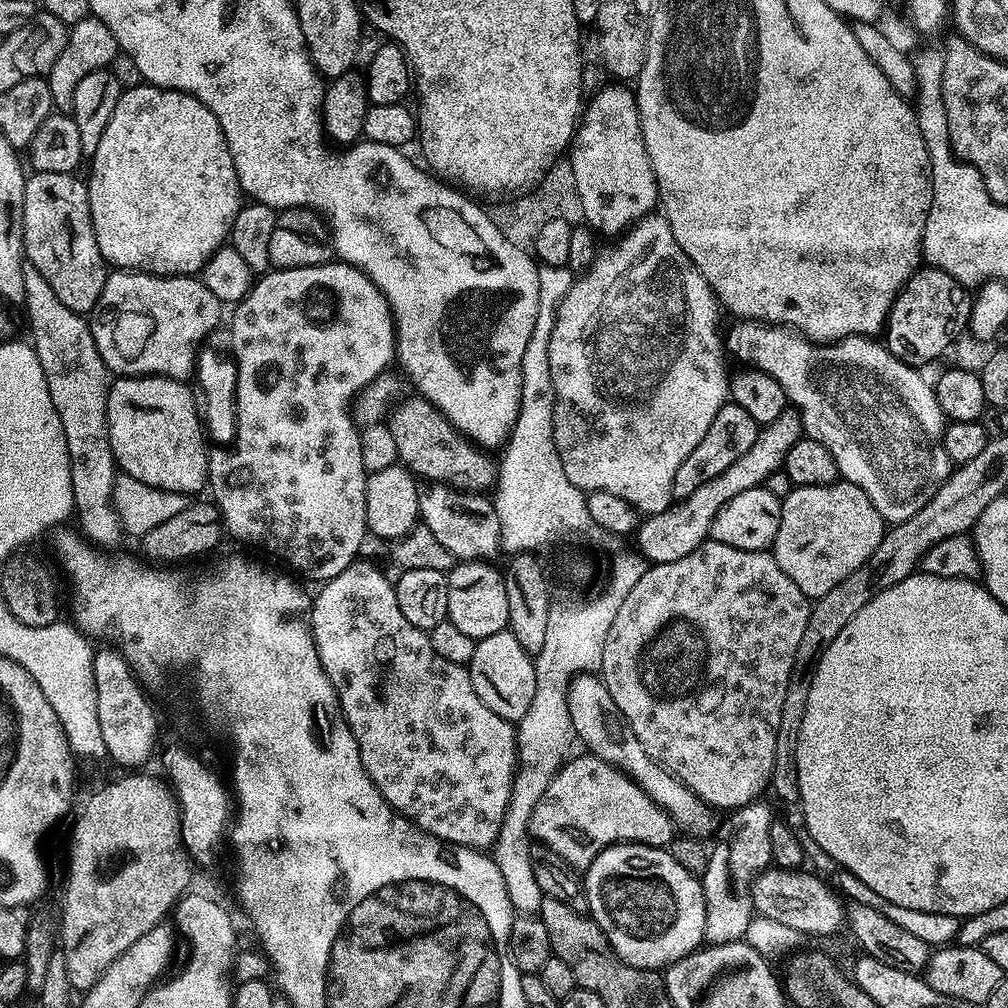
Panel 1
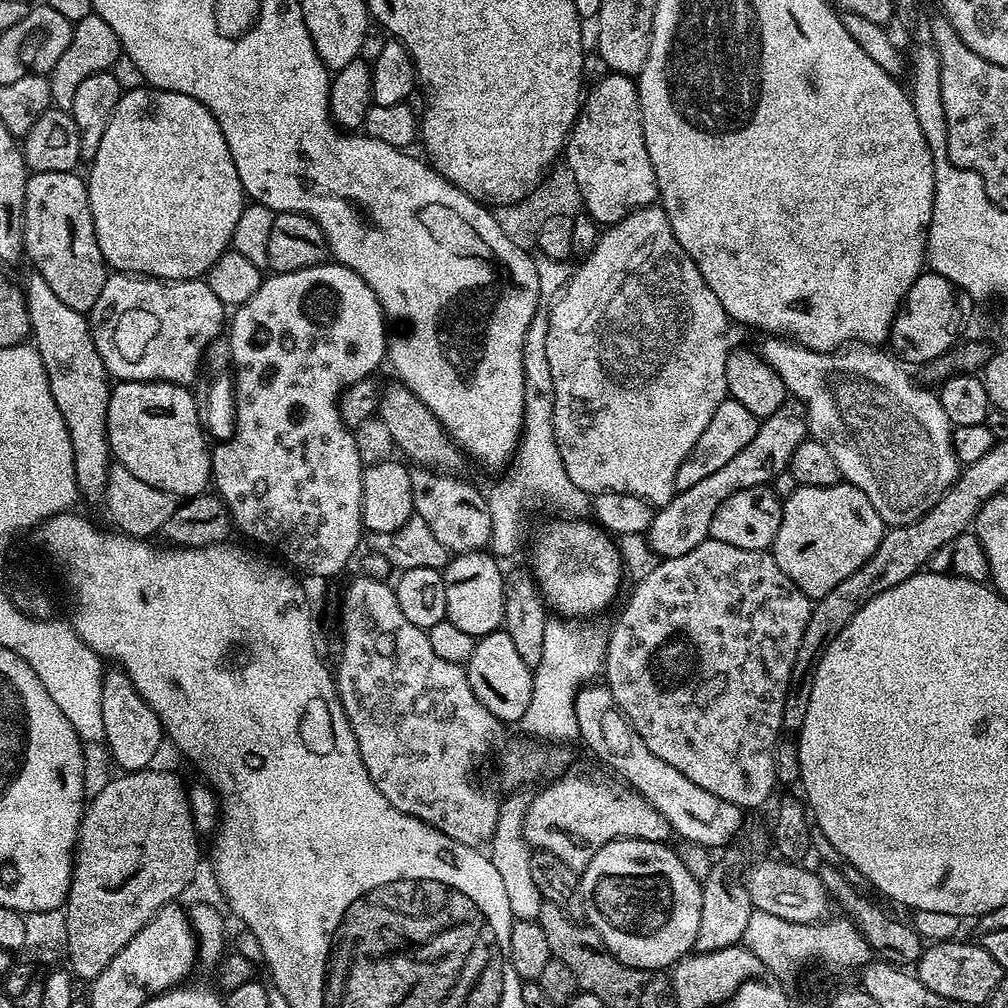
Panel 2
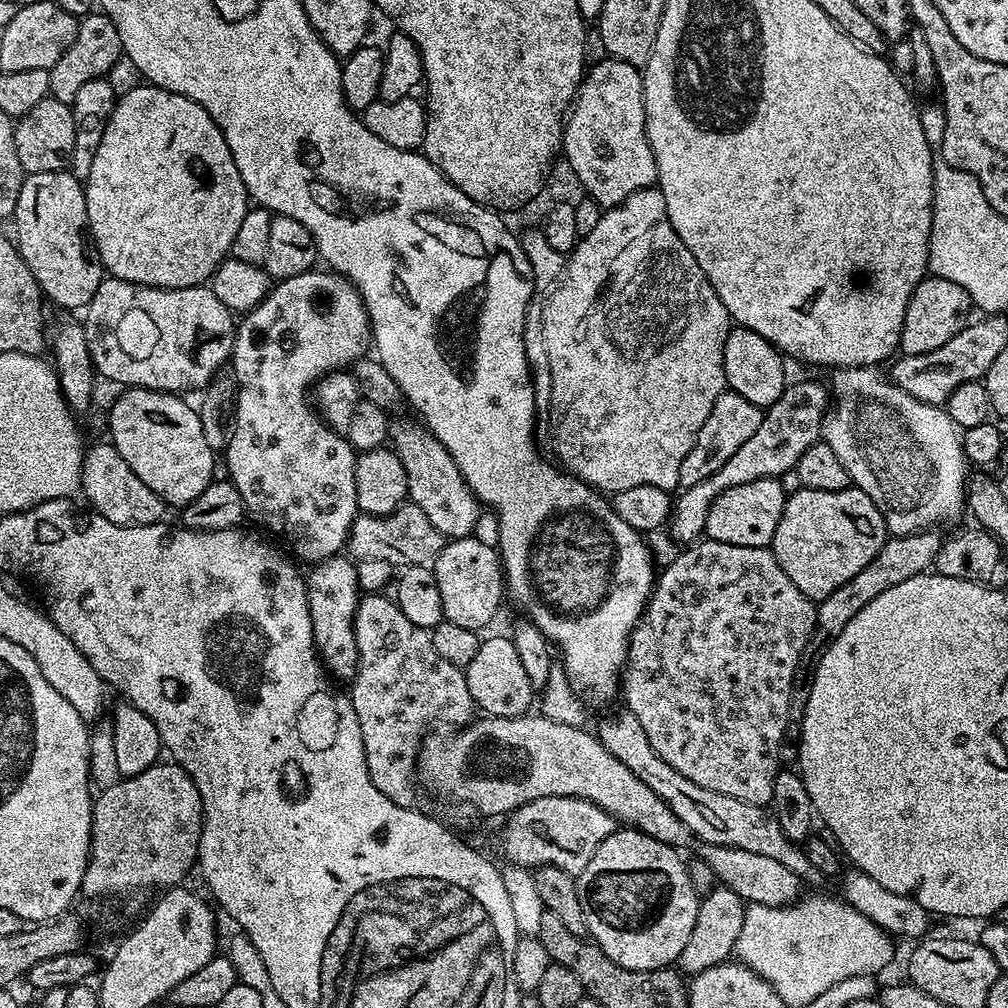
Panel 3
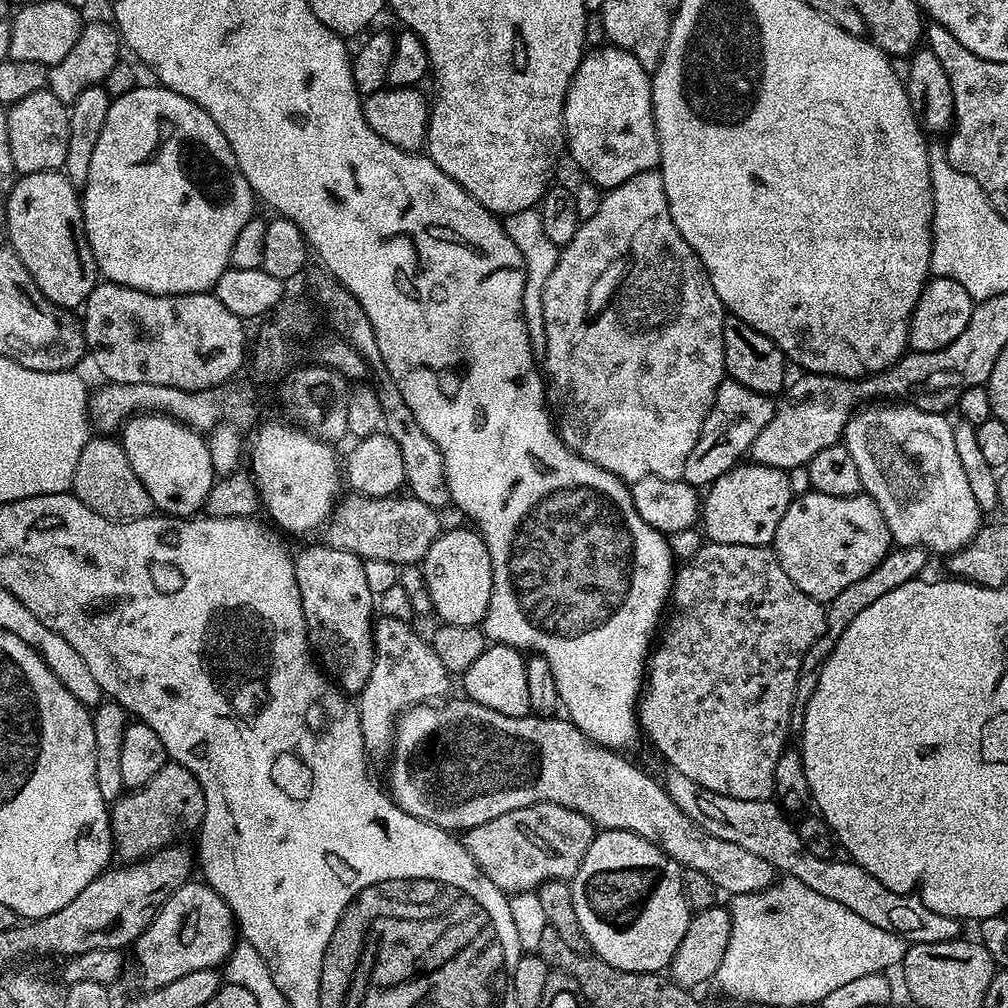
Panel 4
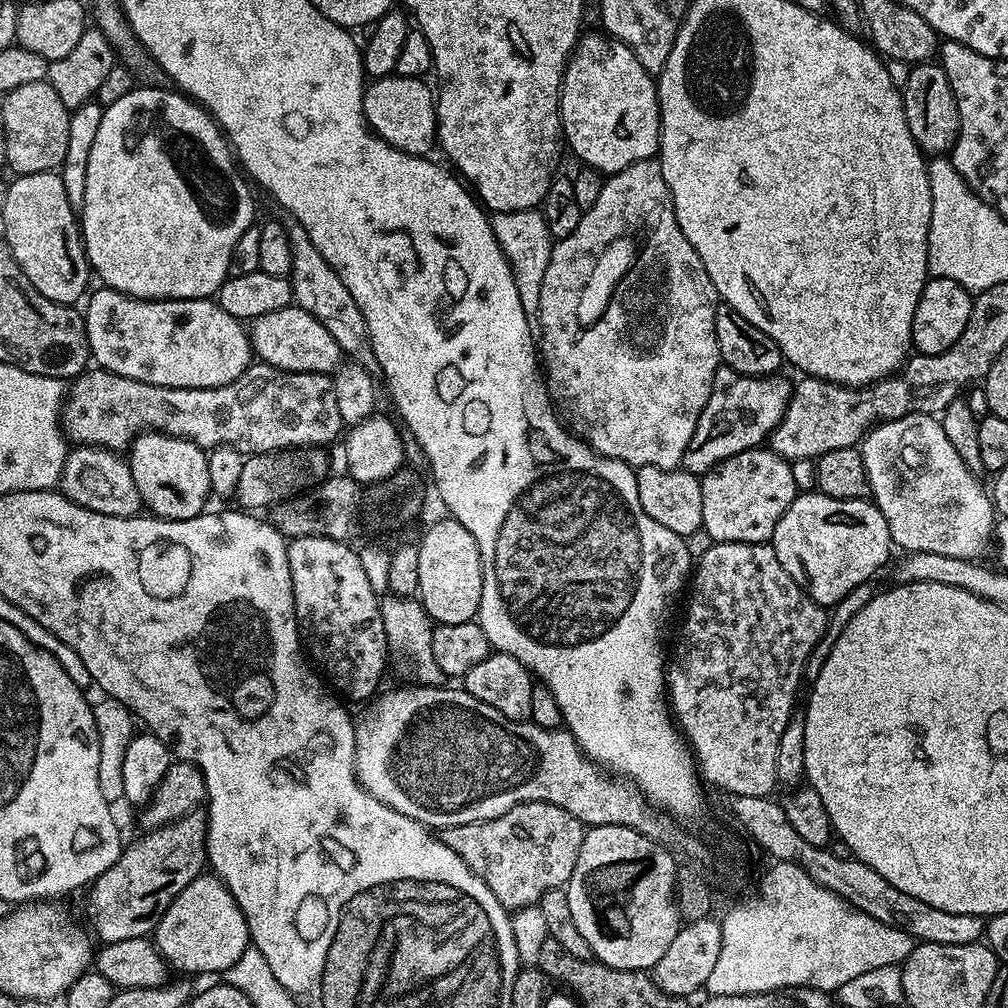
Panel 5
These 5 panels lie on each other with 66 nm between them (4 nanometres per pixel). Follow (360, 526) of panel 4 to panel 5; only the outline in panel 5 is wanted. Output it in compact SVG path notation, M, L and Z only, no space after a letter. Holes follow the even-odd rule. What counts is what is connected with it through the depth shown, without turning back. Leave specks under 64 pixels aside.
M341 473L334 476L334 474L325 477L319 484L318 488L314 489L308 496L300 496L293 503L292 500L286 500L275 505L273 516L270 516L271 523L286 538L292 539L294 537L323 535L334 538L335 540L349 541L356 526L356 518L358 516L358 508L362 506L362 490L352 476Z

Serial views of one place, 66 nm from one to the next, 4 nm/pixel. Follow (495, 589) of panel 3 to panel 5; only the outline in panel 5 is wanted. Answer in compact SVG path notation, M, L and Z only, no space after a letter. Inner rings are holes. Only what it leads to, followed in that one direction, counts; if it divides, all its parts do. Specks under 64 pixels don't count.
M451 518L436 520L418 541L418 586L420 604L436 624L476 620L482 602L482 558L474 534Z

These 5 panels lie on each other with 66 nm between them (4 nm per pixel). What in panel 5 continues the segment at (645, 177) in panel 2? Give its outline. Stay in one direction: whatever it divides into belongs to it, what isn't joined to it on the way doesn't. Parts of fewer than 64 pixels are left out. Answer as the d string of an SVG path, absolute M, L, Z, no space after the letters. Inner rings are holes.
M600 30L590 33L589 36L588 33L581 35L580 39L576 41L576 47L572 49L572 55L568 58L568 65L564 67L564 80L560 84L560 127L571 155L573 157L576 155L581 160L581 165L595 169L601 174L621 172L634 162L653 159L660 150L660 99L656 93L656 86L657 81L654 79L653 73L646 71L642 62L638 62L636 55L622 41L614 40Z

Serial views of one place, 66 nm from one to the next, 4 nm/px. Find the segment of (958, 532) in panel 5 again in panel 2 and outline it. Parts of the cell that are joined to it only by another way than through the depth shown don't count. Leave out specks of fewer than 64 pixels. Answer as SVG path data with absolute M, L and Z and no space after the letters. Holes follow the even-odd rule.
M768 338L765 340L768 341L765 342L764 348L762 347L764 361L782 378L785 389L791 395L793 392L797 396L793 397L797 401L802 402L811 439L822 442L822 446L826 446L826 450L830 450L830 454L834 454L834 462L838 462L838 470L841 477L858 490L862 490L862 494L866 494L866 498L870 498L874 510L878 510L878 514L884 520L885 525L895 526L914 522L924 512L929 512L940 501L940 497L956 481L958 465L956 463L956 455L952 449L952 430L954 426L946 418L946 410L942 410L939 395L935 391L927 392L922 385L915 384L908 377L909 369L899 359L893 358L887 351L885 351L886 353L880 352L884 350L876 346L841 346L834 352L819 352L818 350L810 350L806 346L802 346L787 338Z

